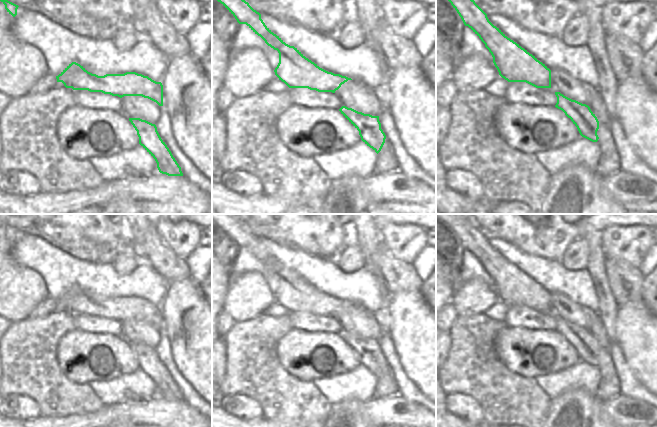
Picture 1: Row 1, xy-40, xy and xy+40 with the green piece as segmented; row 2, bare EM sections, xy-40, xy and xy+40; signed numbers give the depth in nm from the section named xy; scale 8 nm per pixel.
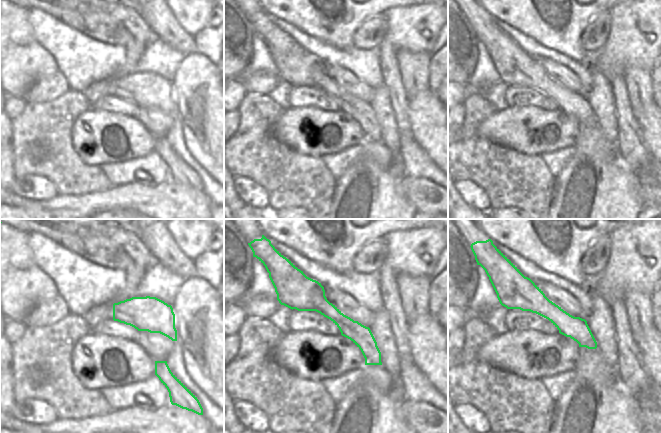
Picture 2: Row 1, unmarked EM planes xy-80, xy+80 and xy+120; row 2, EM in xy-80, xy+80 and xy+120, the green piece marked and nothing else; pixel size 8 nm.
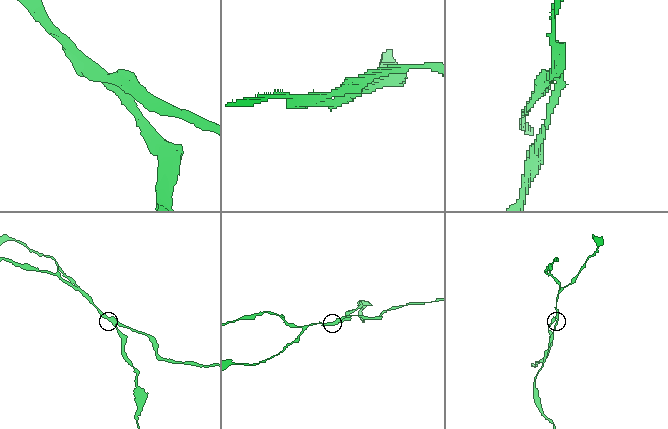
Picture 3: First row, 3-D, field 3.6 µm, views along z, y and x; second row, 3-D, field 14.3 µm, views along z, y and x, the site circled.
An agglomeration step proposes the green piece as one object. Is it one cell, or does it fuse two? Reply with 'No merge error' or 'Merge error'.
Merge error

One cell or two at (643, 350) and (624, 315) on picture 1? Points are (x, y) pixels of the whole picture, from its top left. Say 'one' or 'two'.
one

